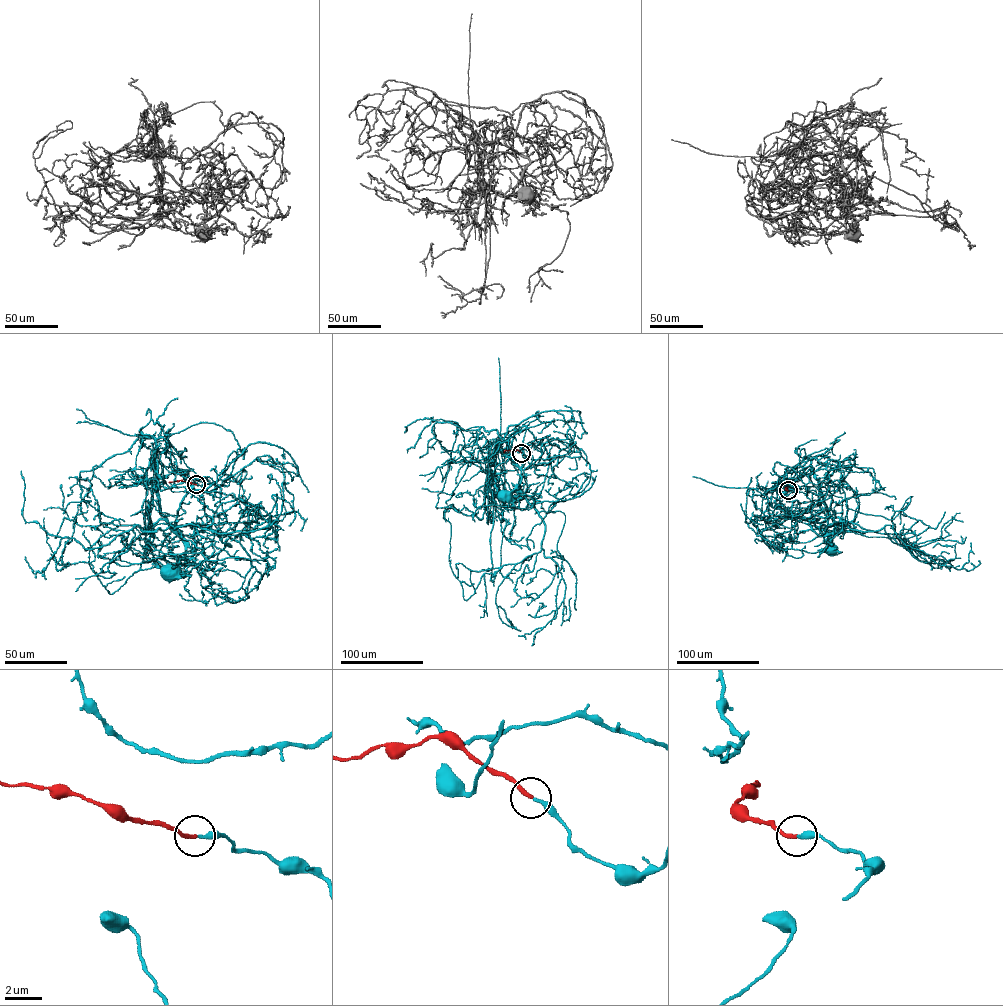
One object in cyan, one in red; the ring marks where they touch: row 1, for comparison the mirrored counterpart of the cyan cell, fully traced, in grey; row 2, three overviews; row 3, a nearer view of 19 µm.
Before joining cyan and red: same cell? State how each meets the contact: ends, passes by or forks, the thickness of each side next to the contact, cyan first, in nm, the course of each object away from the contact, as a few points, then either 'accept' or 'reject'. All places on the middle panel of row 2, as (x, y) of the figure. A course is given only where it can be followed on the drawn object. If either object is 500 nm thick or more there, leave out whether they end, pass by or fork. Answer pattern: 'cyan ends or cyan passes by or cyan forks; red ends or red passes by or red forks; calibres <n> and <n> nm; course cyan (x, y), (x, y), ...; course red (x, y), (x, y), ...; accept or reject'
cyan ends; red ends; calibres 240 and 220 nm; course cyan (522, 453), (539, 443), (527, 429), (507, 453), (545, 525), (541, 550), (484, 573), (465, 600), (451, 559); course red (521, 453), (517, 450), (504, 452); accept

